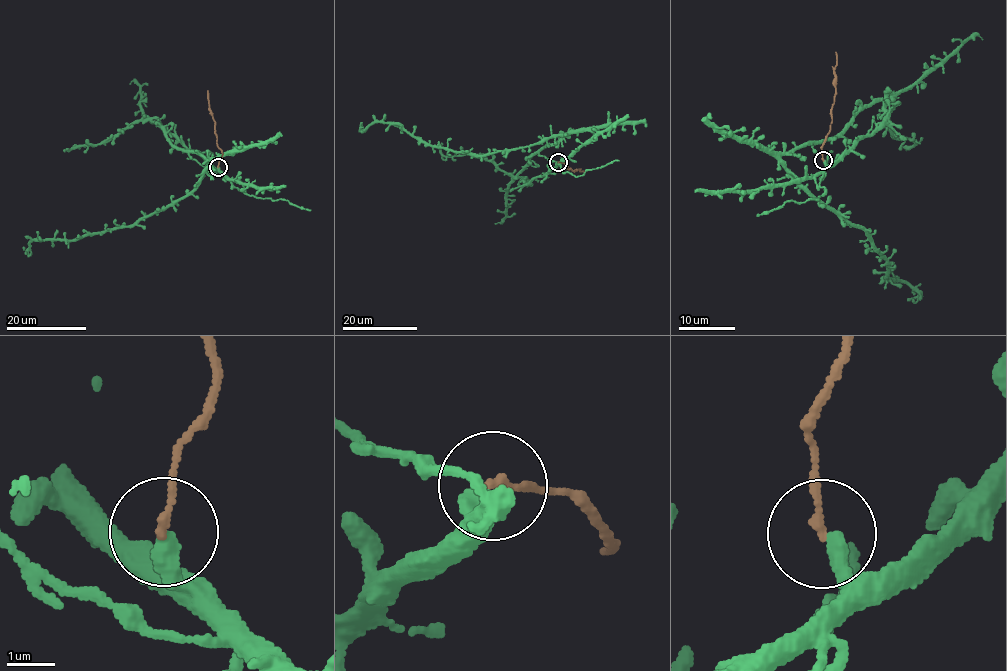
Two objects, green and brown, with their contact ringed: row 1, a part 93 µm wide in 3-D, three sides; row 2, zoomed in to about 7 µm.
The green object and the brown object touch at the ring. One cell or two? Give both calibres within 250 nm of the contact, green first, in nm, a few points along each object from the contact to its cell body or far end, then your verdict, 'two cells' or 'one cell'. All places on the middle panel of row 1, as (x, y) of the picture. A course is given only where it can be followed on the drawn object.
calibres 360 and 160 nm; course green (558, 163), (526, 183), (517, 175), (565, 134), (484, 154), (427, 145), (397, 124), (361, 124); course brown (558, 162), (567, 169), (583, 171); two cells

